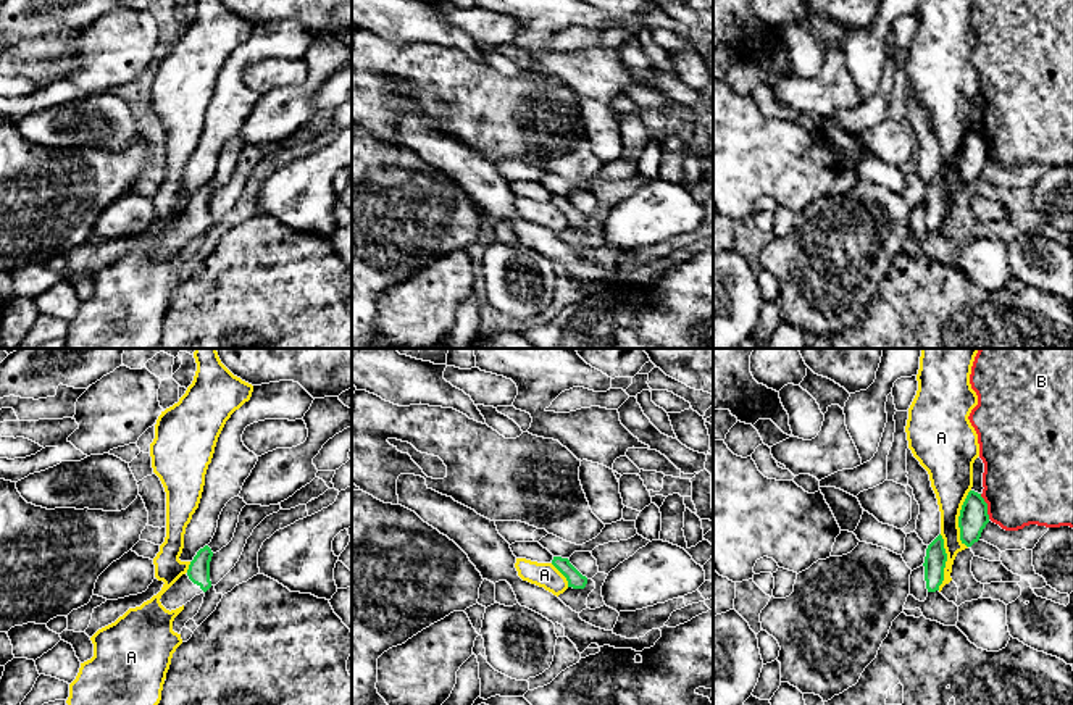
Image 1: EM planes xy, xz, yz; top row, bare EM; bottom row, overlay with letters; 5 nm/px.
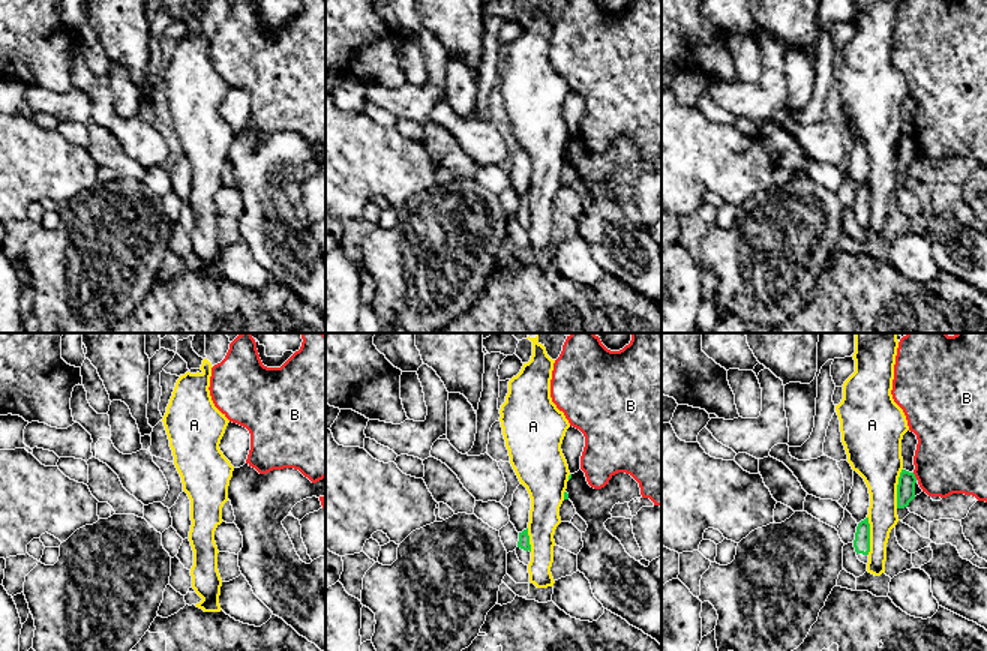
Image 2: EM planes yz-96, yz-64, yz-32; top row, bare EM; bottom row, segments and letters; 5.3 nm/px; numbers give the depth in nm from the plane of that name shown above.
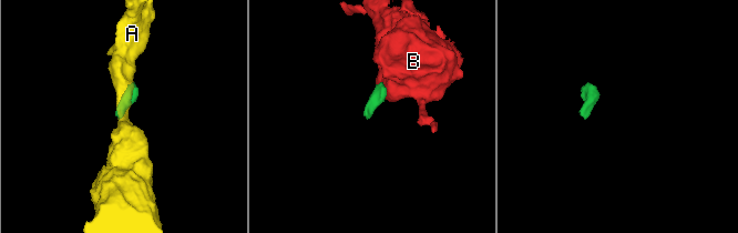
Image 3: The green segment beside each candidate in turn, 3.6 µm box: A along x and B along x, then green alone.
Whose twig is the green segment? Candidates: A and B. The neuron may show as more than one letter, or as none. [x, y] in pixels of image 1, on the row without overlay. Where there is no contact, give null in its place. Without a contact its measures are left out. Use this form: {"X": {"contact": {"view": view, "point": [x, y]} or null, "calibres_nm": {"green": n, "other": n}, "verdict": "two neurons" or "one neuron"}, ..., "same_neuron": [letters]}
{"A": {"contact": {"view": "yz", "point": [959, 157]}, "calibres_nm": {"green": 140, "other": 220}, "verdict": "two neurons"}, "B": {"contact": {"view": "yz", "point": [986, 146]}, "calibres_nm": {"green": 140, "other": 440}, "verdict": "two neurons"}, "same_neuron": []}

